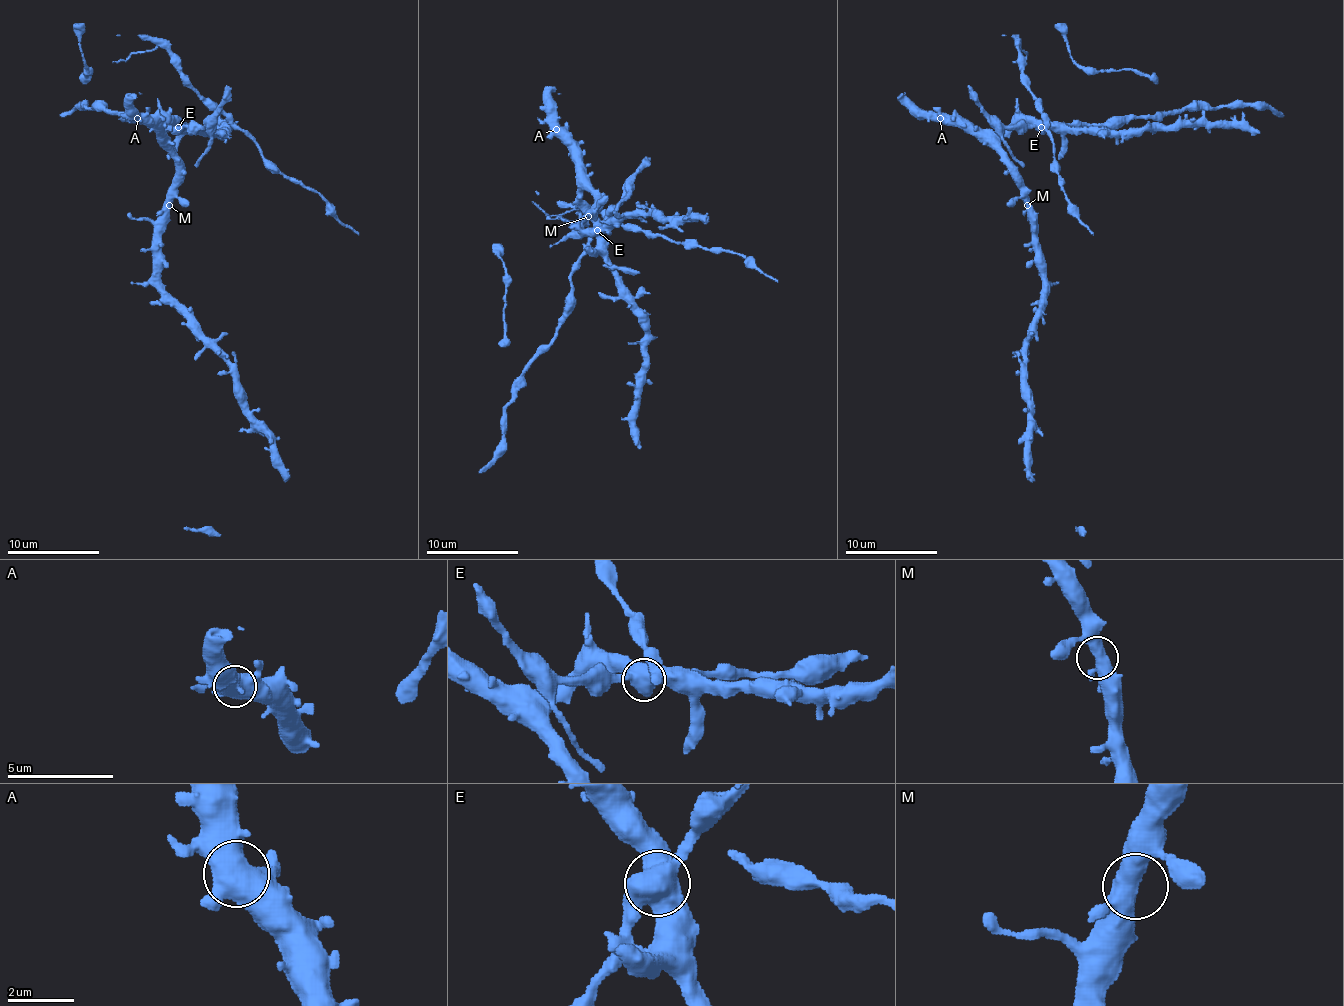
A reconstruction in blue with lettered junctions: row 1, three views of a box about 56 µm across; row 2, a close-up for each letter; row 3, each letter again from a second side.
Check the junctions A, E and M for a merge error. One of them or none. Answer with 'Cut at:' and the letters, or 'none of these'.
Cut at: none of these

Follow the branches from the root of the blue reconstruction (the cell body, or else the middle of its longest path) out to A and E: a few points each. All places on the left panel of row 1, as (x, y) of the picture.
A: (167, 201), (174, 182), (176, 157), (165, 139), (151, 125), (137, 118)
E: (167, 201), (176, 173), (176, 157), (163, 137), (163, 127), (167, 123), (174, 123), (179, 127)

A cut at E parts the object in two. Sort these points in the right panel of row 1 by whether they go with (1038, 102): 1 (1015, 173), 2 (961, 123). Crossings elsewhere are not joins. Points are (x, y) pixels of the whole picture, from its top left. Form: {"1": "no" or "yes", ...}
{"1": "yes", "2": "yes"}

